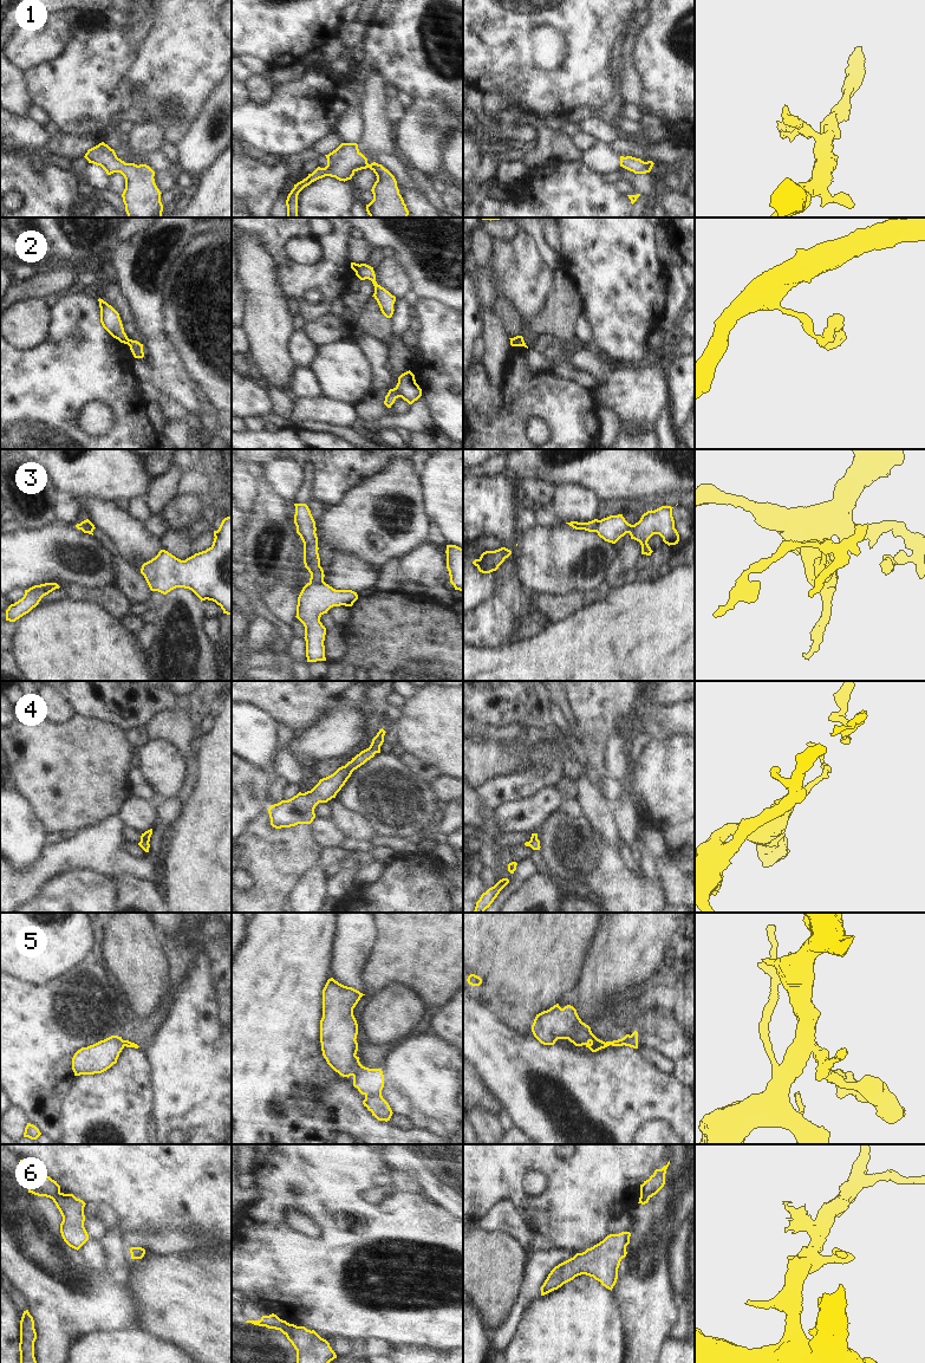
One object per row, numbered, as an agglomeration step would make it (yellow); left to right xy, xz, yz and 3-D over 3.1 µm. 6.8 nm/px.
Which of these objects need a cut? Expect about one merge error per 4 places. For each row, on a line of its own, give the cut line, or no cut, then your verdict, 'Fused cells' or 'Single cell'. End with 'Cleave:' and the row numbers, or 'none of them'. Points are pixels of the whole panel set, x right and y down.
1: No split. Single cell
2: Split along xy (129, 339), (125, 343). Fused cells
3: Split along xz (323, 581), (310, 583). Fused cells
4: No split. Single cell
5: Split along xz (356, 1056), (356, 1066), (352, 1075). Fused cells
6: Split along xz (287, 1323), (292, 1342). Fused cells
Cleave: 2, 3, 5, 6.

